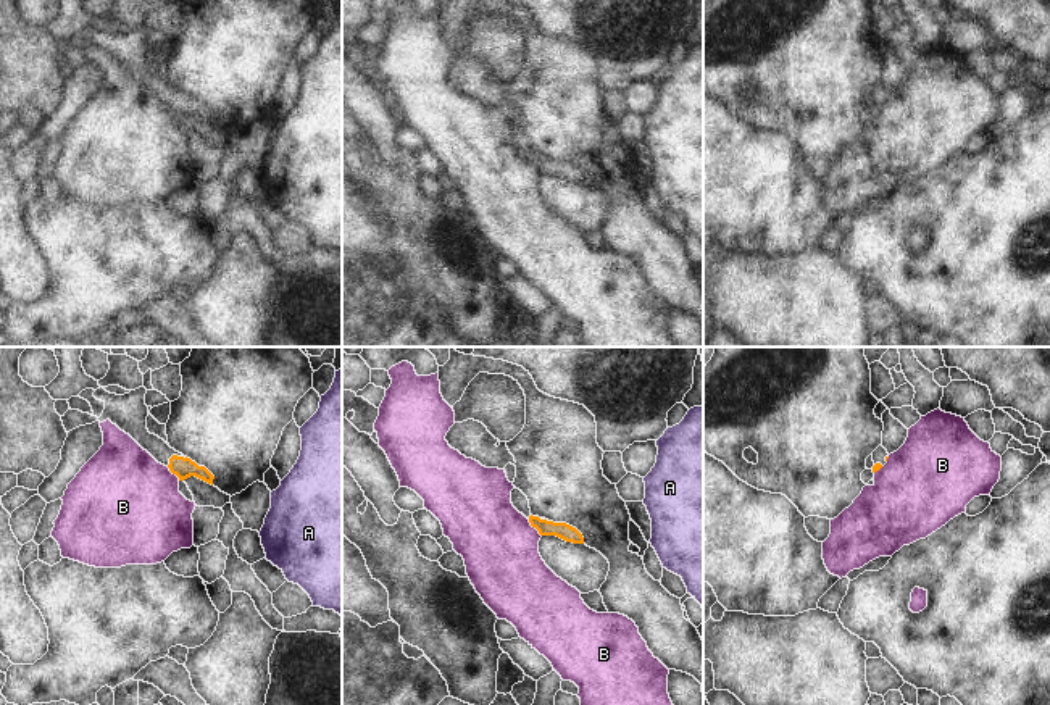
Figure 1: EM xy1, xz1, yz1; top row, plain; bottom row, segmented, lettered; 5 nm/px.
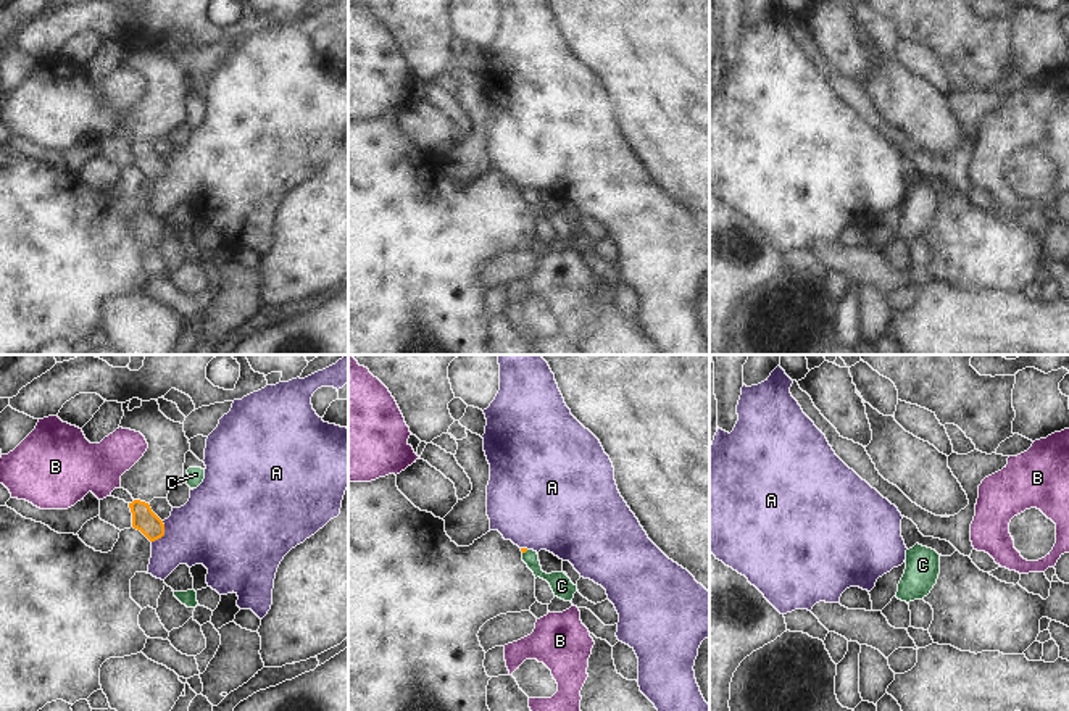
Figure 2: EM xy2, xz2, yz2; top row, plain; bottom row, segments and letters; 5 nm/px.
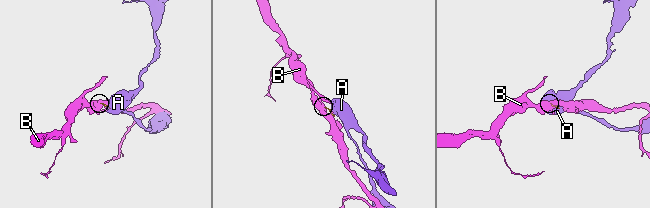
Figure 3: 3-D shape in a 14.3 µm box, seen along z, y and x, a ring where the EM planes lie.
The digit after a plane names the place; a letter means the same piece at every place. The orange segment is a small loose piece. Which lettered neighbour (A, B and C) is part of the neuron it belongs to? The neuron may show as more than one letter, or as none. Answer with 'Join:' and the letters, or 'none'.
Join: C

